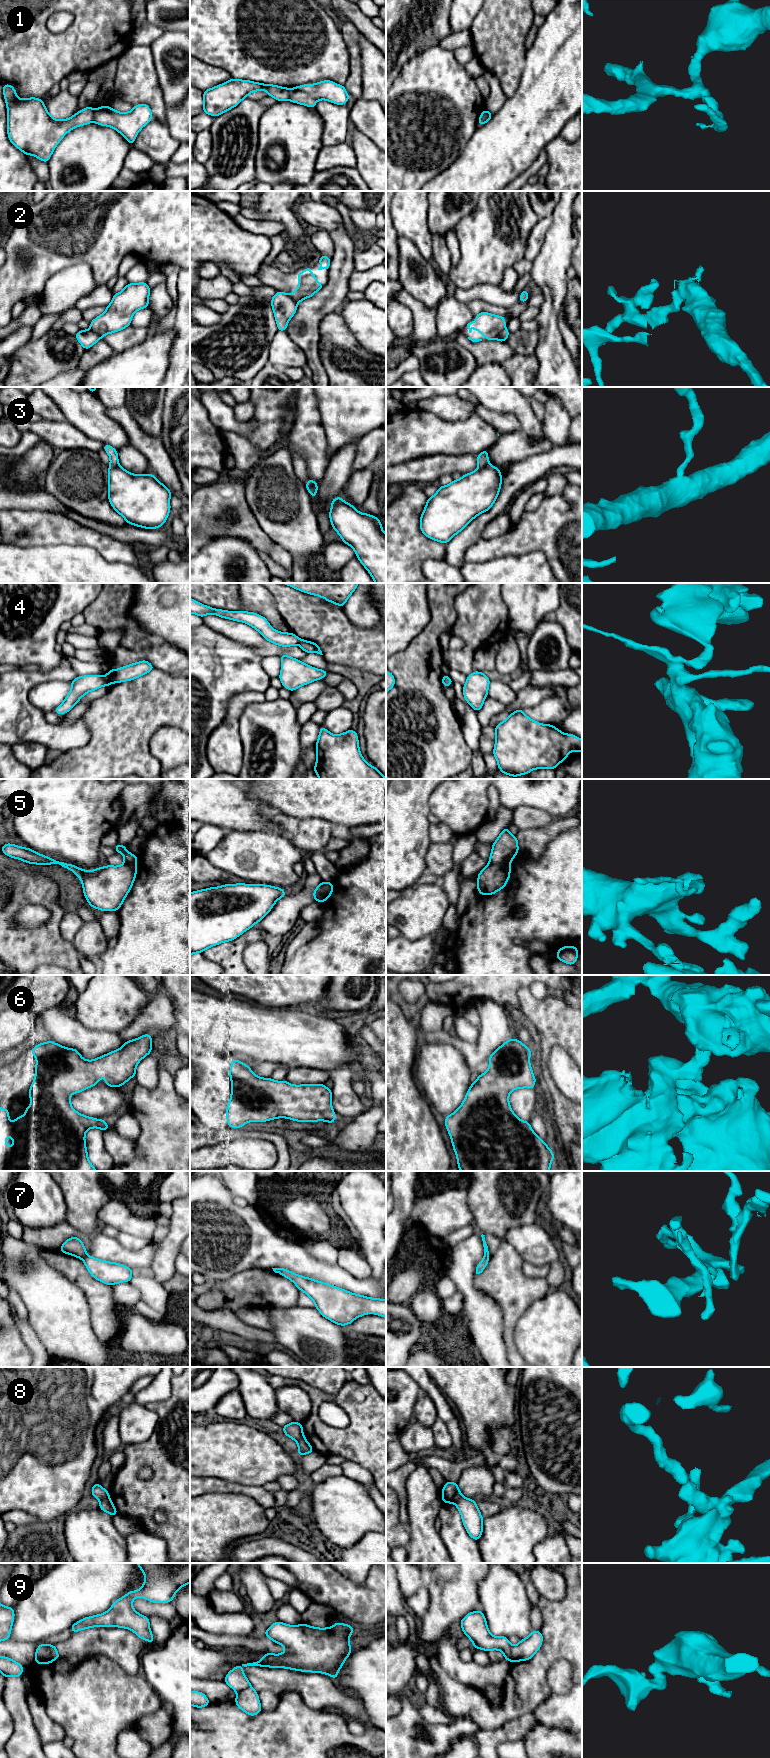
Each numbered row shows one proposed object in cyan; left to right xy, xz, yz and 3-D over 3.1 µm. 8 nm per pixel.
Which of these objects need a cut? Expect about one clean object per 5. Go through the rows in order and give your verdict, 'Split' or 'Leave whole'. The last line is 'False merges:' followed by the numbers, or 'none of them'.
1: Split
2: Split
3: Split
4: Split
5: Split
6: Leave whole
7: Split
8: Split
9: Split
False merges: 1, 2, 3, 4, 5, 7, 8, 9

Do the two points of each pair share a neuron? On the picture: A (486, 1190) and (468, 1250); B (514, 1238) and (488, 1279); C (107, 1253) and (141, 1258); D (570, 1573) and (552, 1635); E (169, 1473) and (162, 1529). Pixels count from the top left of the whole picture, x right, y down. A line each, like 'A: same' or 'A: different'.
A: different
B: different
C: same
D: same
E: same

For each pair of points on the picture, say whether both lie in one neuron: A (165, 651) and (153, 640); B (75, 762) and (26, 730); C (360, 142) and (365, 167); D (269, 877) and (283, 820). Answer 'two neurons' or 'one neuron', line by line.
A: two neurons
B: two neurons
C: one neuron
D: two neurons

